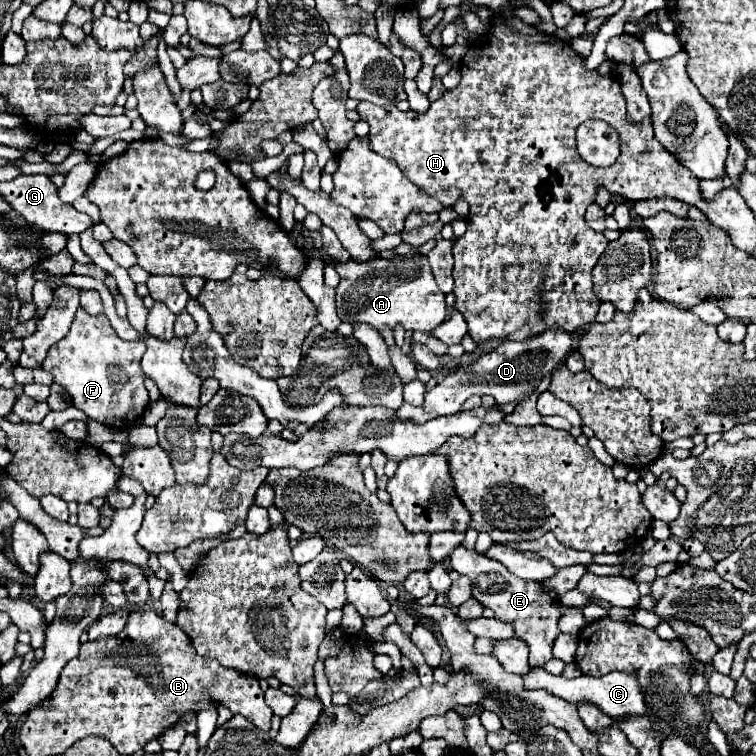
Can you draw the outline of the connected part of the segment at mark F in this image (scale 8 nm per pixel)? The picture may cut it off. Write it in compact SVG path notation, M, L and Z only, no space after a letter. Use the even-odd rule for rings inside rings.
M80 308L68 336L48 350L42 368L54 376L54 382L70 394L72 404L86 416L116 430L128 430L150 402L144 374L140 372L144 350L146 344L142 340L122 340L110 326L106 314L92 316Z

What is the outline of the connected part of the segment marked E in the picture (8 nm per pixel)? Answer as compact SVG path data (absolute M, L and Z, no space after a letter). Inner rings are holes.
M458 546L450 556L452 568L458 574L464 574L472 580L472 598L478 600L482 606L494 610L496 618L502 622L510 622L516 626L516 638L522 638L530 646L530 664L532 668L544 666L548 660L552 660L552 644L558 630L558 620L562 612L558 610L558 602L552 600L548 594L542 592L542 586L530 580L520 580L504 564L498 560L486 558L478 554L476 550L466 550L464 546Z

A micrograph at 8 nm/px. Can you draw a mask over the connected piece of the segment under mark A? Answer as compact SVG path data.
M410 250L408 254L396 256L392 260L374 258L368 262L350 260L348 264L334 264L326 254L322 260L332 264L340 274L340 284L336 288L336 308L342 322L366 322L376 330L402 324L406 330L432 332L446 320L444 292L434 280L428 258L416 250Z

